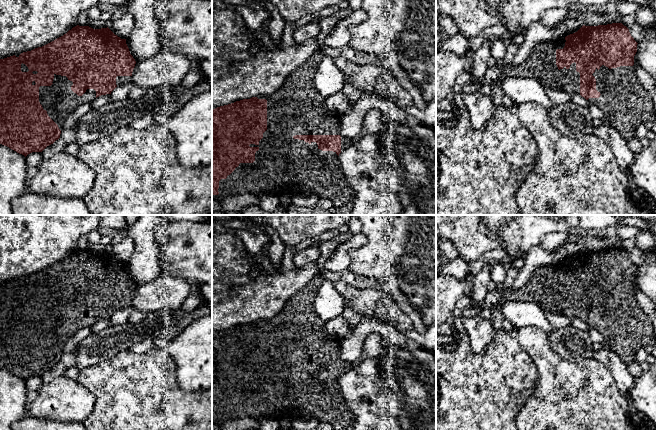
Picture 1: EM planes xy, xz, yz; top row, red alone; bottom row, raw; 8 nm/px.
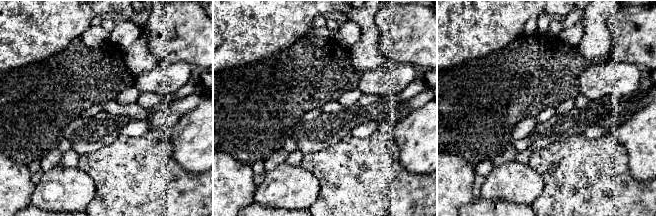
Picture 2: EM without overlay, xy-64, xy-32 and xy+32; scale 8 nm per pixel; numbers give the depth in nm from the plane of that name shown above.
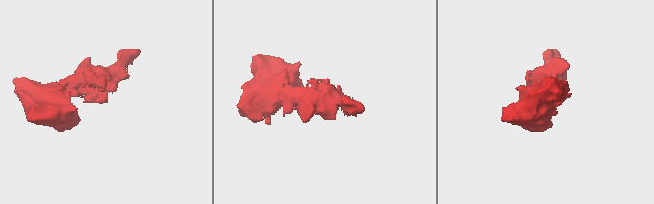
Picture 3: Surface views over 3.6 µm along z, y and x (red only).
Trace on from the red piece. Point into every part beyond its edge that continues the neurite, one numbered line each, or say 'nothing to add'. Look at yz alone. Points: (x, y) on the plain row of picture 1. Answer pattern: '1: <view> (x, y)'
1: yz (541, 289)

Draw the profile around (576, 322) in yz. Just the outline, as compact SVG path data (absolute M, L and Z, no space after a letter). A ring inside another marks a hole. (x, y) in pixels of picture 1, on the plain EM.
M574 318L572 319L572 326L578 328L581 331L588 332L589 326L584 321L582 321L580 318Z

